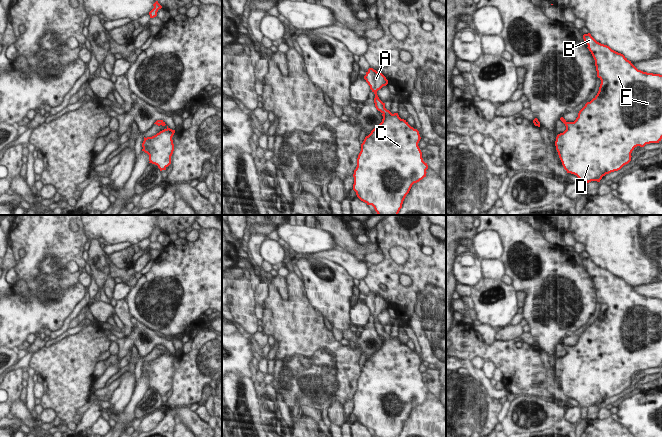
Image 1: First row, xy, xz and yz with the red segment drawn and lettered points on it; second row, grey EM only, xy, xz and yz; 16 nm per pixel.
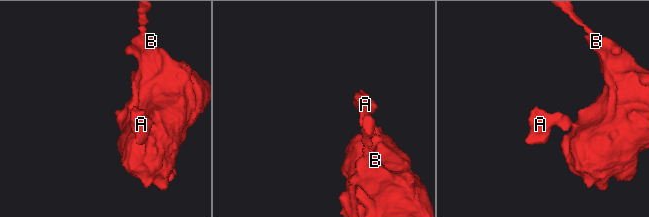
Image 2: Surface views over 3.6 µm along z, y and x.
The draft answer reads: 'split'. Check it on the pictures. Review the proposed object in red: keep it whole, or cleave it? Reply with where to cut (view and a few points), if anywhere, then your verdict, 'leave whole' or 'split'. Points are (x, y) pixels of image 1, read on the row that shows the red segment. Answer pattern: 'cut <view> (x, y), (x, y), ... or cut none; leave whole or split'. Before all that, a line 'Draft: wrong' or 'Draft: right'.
Draft: wrong
cut none; leave whole

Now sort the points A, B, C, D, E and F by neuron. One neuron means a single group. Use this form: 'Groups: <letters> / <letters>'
Groups: A B C D E F

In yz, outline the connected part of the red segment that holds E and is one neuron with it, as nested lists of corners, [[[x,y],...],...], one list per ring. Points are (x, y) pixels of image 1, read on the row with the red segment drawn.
[[[590,33],[584,34],[583,39],[595,60],[597,77],[601,80],[601,84],[597,95],[579,111],[574,122],[567,122],[563,117],[560,118],[566,130],[557,135],[555,146],[567,173],[576,175],[581,183],[589,183],[600,182],[606,174],[618,171],[628,164],[635,147],[644,147],[646,144],[661,141],[662,75],[638,70],[623,54],[597,42]]]

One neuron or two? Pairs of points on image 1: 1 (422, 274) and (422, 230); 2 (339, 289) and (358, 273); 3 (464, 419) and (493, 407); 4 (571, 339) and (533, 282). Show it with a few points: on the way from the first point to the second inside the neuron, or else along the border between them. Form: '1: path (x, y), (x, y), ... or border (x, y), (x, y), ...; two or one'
1: path (418, 263), (416, 258), (416, 241); one
2: border (334, 263), (340, 264), (353, 278); two
3: path (471, 412), (477, 406), (486, 406); one
4: border (588, 321), (568, 334); two

